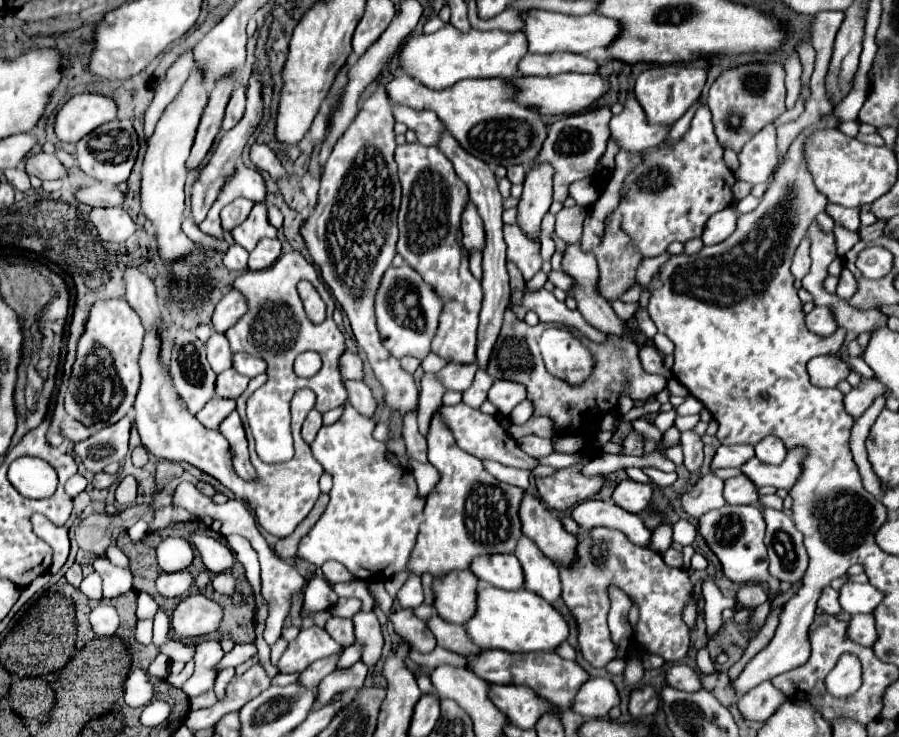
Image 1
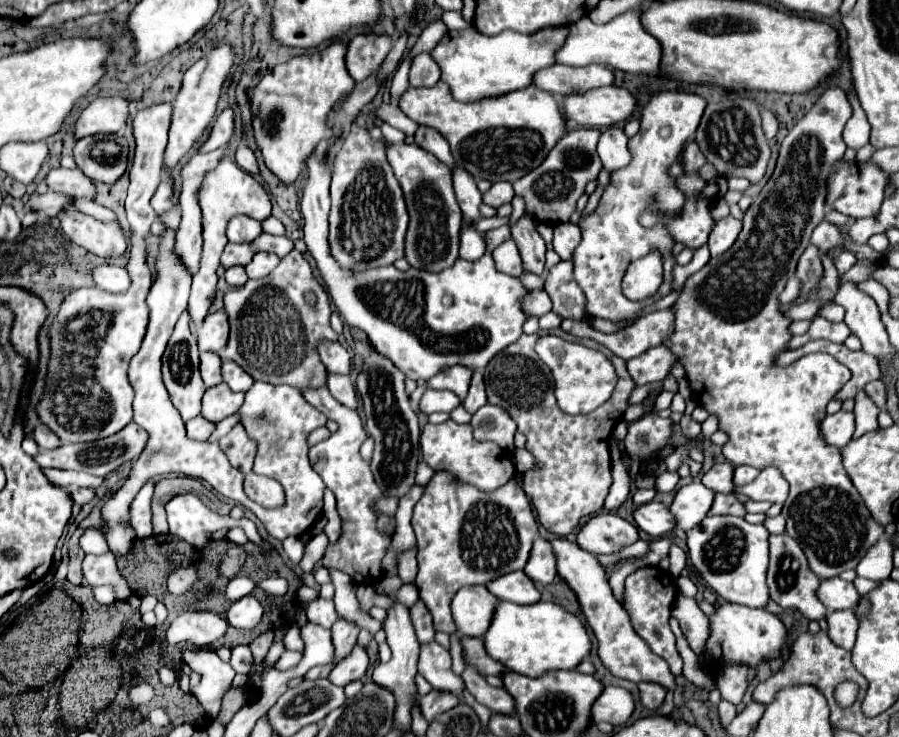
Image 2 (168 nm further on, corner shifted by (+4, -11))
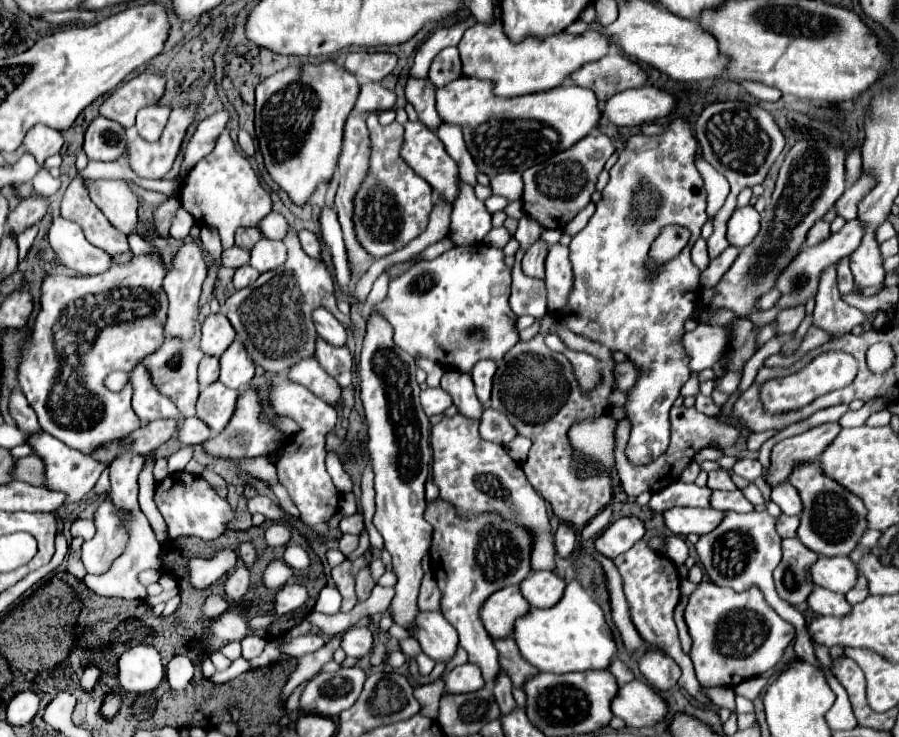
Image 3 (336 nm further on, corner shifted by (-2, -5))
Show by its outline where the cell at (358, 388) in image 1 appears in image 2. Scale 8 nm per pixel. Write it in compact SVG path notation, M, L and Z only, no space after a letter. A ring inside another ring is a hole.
M326 373L326 385L334 399L338 399L342 405L356 409L358 407L358 395L354 389L354 383L348 375L342 373Z

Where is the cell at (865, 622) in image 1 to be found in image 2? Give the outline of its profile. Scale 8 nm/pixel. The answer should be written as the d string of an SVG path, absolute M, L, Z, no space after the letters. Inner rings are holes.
M850 609L844 611L830 611L826 613L828 621L828 637L834 645L842 649L852 649L856 641L856 631L858 631L858 619L854 619L854 613Z

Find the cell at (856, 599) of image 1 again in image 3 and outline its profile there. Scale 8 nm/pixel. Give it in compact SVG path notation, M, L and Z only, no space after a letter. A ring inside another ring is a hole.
M820 557L812 565L812 579L816 585L830 589L834 593L848 593L856 581L858 581L858 571L854 561L850 557Z

